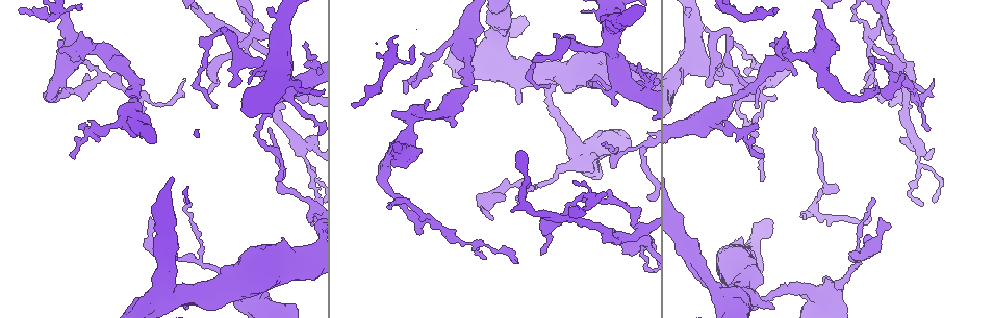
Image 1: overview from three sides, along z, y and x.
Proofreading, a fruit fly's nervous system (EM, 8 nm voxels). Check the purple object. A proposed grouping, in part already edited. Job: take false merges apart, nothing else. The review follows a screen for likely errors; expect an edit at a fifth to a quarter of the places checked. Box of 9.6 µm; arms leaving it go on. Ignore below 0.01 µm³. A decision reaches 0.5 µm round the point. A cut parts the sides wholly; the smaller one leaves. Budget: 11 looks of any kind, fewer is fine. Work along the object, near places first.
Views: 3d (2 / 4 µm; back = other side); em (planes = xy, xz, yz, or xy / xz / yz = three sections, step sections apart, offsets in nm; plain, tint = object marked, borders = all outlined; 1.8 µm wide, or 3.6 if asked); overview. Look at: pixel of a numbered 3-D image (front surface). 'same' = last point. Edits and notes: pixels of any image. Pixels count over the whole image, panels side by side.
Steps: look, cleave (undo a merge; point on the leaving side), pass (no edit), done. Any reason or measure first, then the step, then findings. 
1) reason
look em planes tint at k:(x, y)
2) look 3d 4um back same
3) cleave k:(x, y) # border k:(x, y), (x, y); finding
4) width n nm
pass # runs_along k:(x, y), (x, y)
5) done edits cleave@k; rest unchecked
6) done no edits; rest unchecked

abrupt turn
look 3d 2um back at 1:(260, 141)

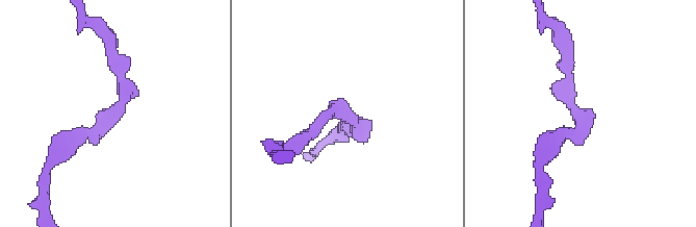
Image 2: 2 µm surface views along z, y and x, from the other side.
look em planes borders at 2:(344, 110)

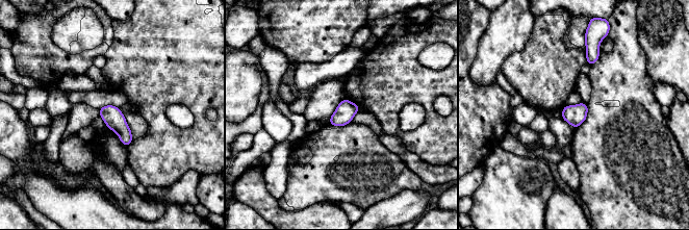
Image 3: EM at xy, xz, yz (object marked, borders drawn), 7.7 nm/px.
width 160 nm
pass # one neuron here

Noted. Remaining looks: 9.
thick turns thin
look em 3.6um planes tint at 1:(242, 281)

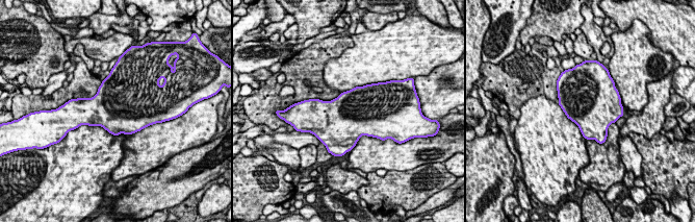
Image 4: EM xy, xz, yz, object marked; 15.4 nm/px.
width 750 nm
pass # one neuron here

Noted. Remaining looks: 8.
sharp bend
look em planes tint at 1:(625, 236)

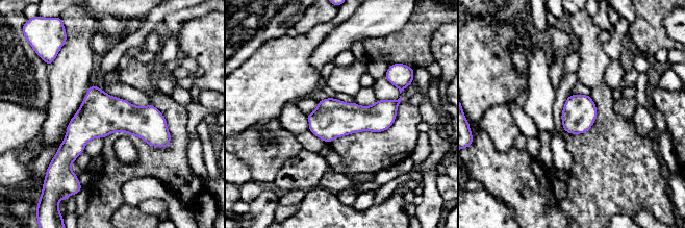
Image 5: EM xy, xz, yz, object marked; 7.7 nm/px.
pass # runs_along 5:(167, 136), (93, 122), (59, 152); one neuron here

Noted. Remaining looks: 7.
look em planes borders at 1:(242, 46)

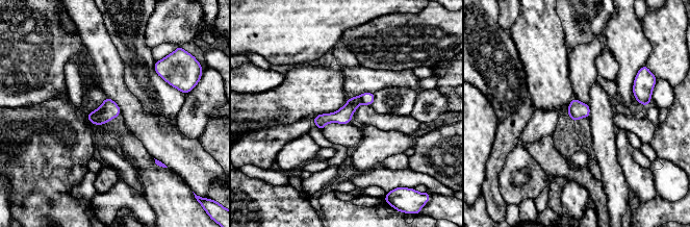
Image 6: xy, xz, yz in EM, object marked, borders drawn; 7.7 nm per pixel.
cleave 6:(343, 116) # part_leaving 6:(357, 102), (340, 117), (316, 121); two neurons meet here

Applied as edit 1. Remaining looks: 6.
thick turns thin
look 3d 4um at 1:(613, 33)

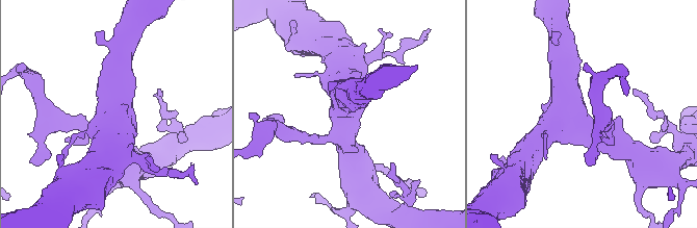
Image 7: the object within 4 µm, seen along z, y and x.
look em 3.6um planes tint at 7:(582, 129)

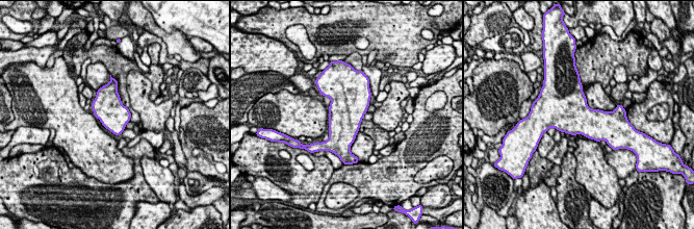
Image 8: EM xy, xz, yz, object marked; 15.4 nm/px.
pass # one neuron here

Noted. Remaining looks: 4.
done edits cleave@6; rest unchecked

